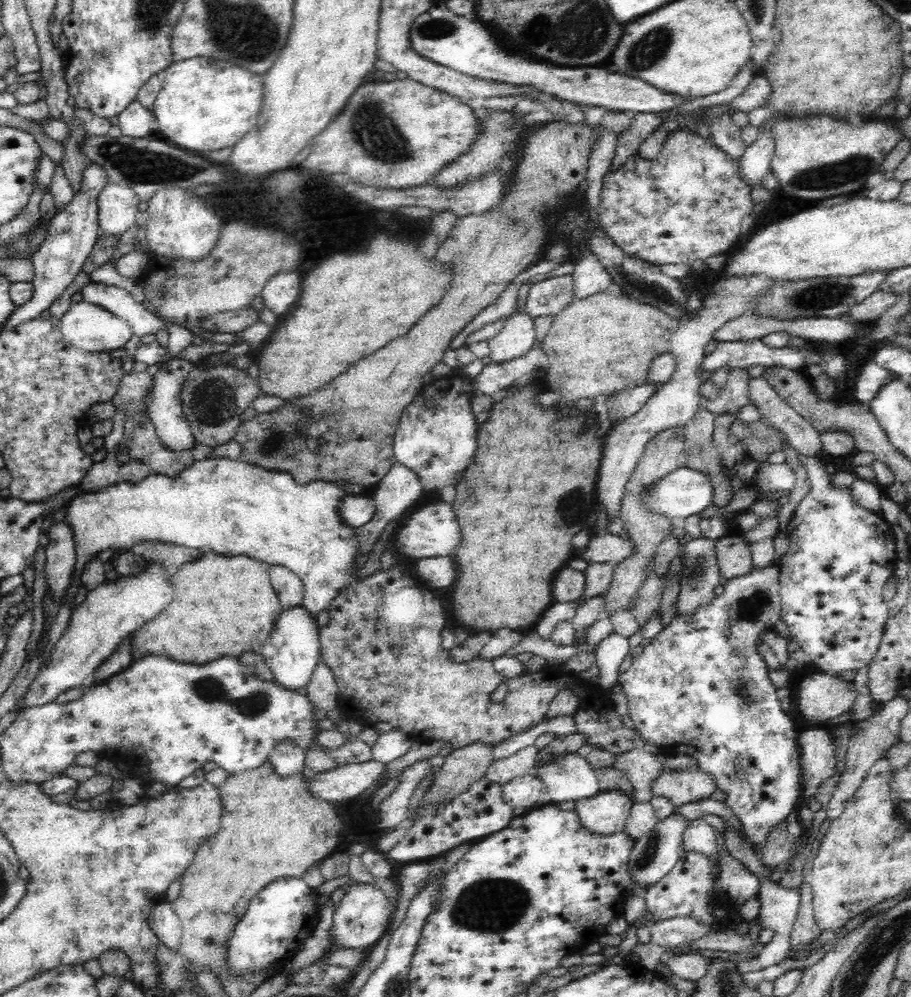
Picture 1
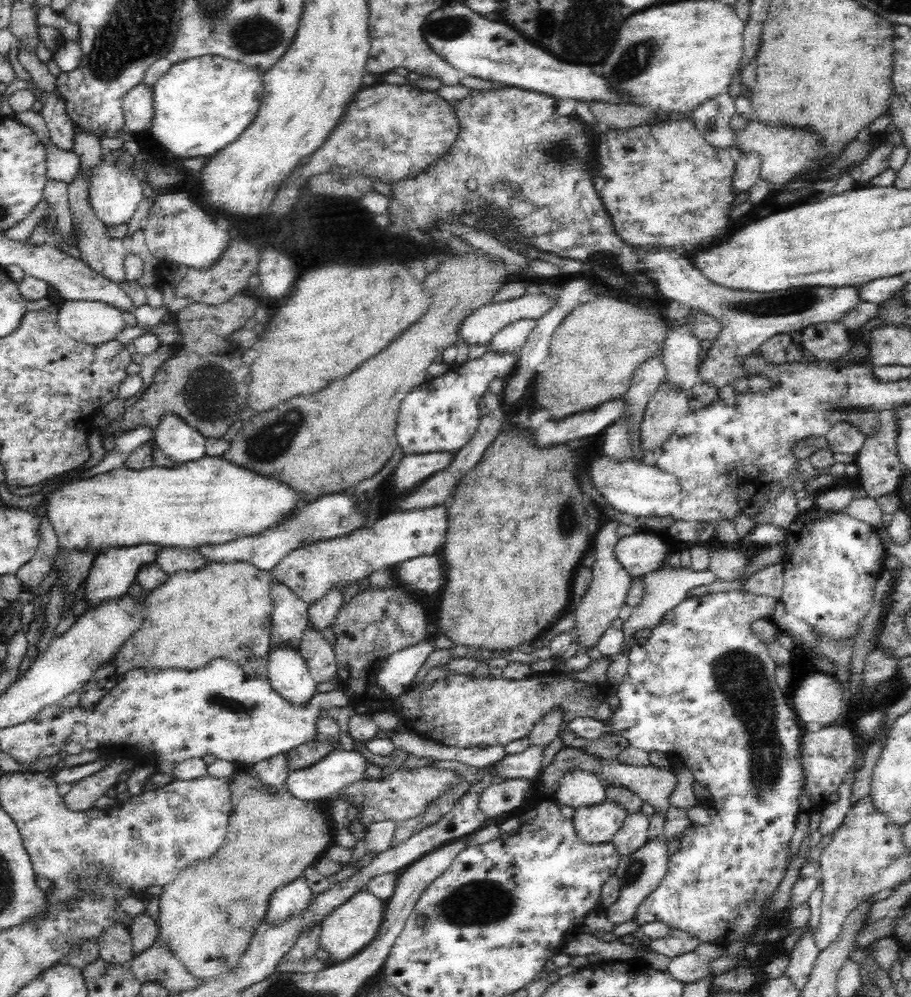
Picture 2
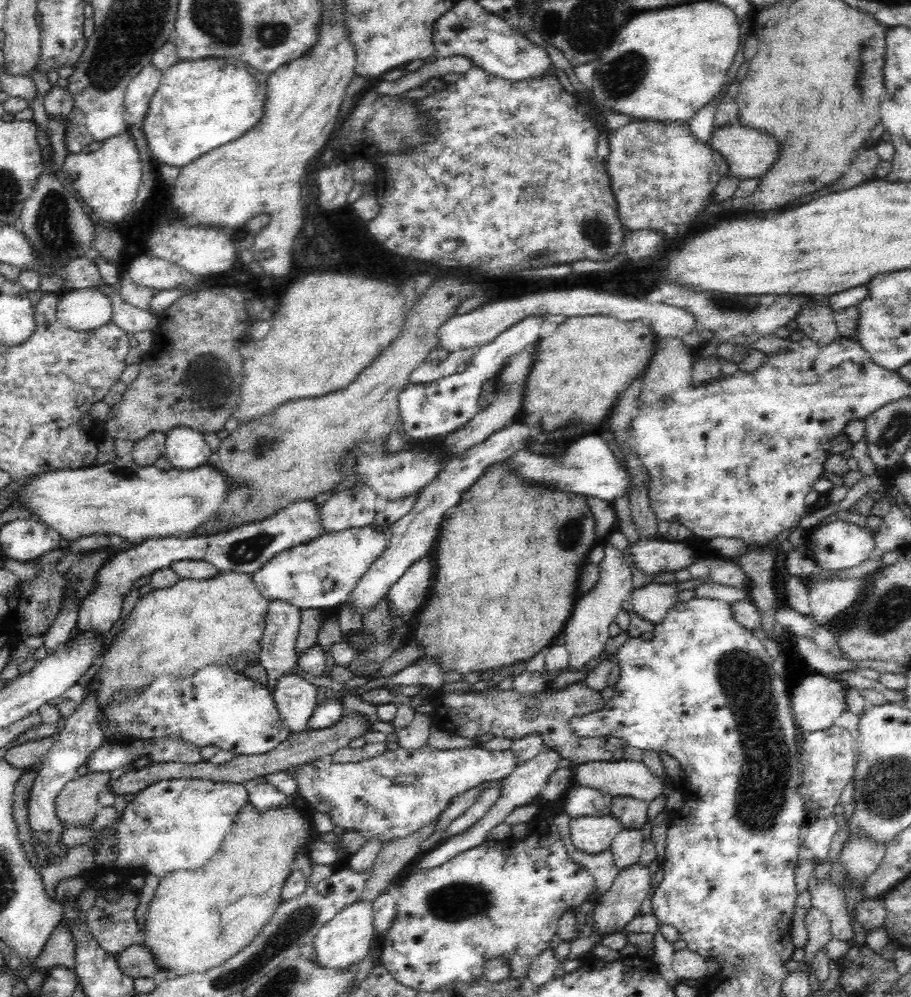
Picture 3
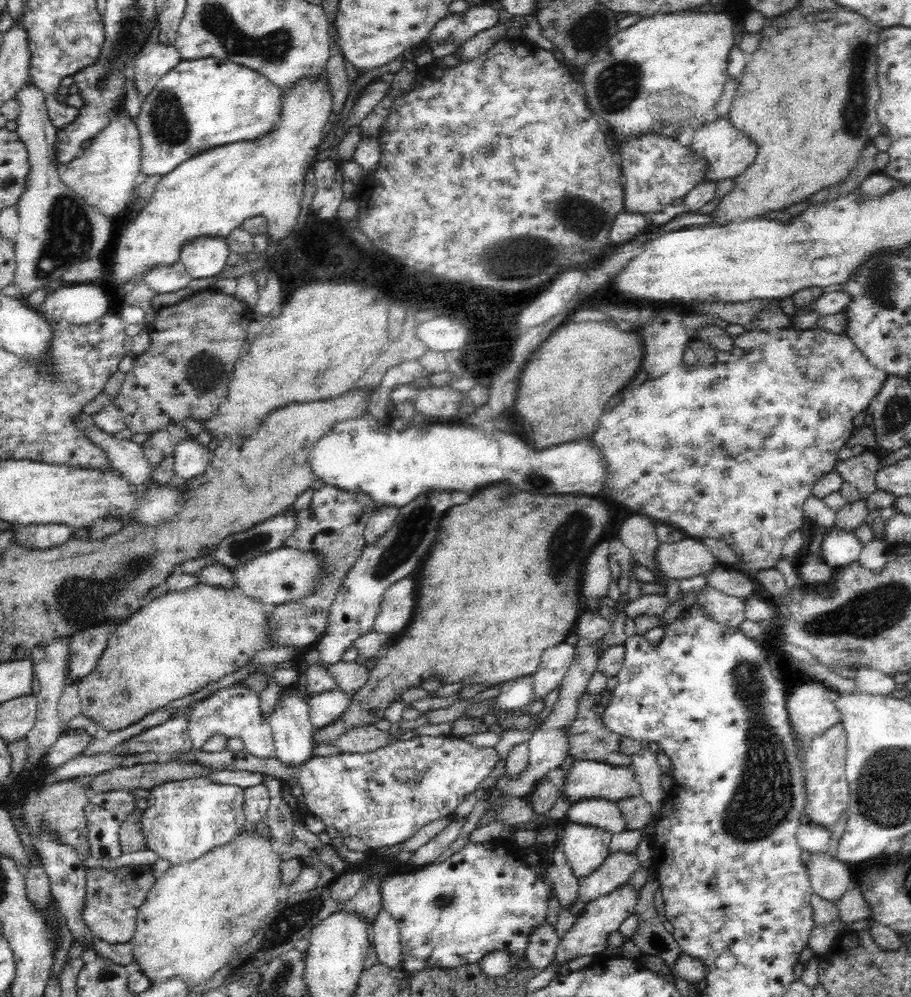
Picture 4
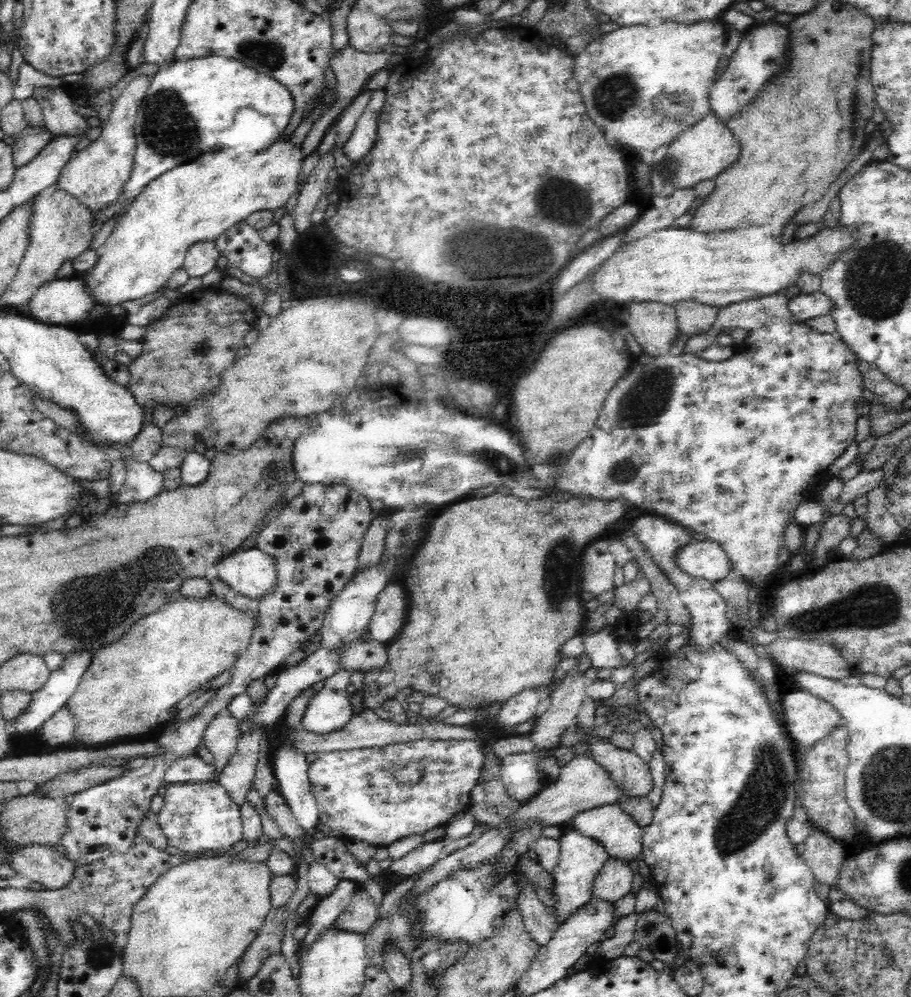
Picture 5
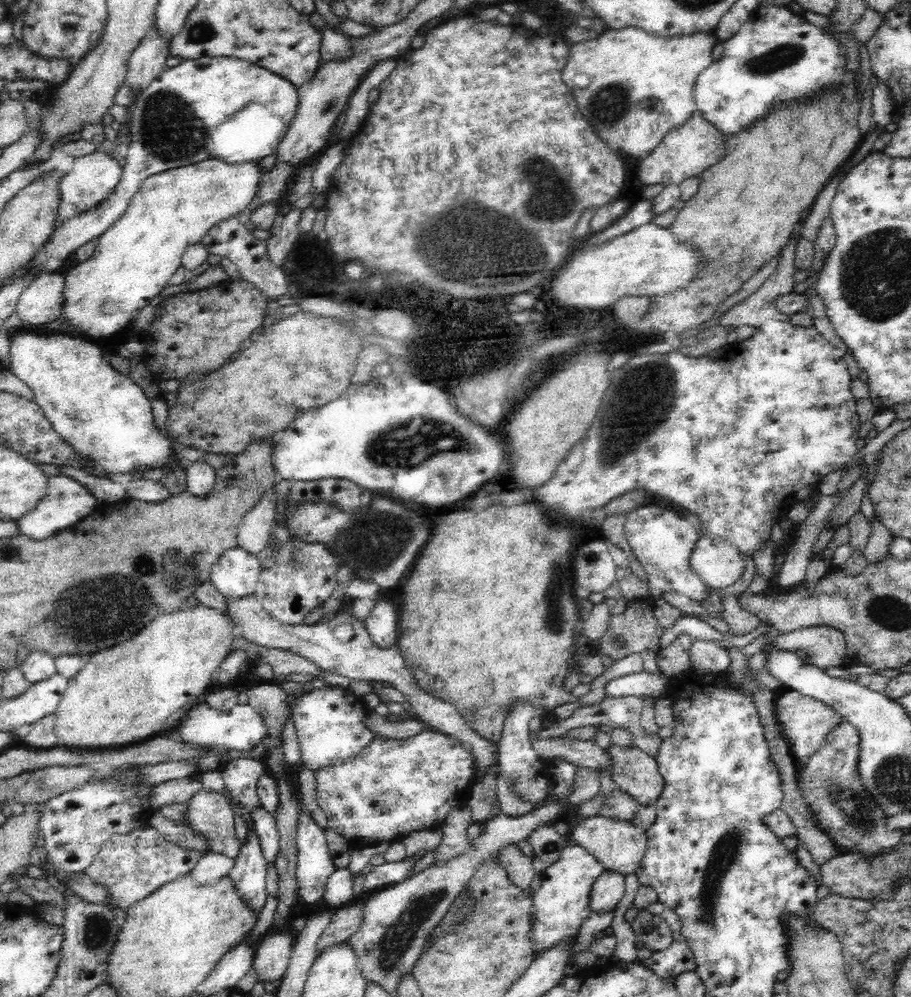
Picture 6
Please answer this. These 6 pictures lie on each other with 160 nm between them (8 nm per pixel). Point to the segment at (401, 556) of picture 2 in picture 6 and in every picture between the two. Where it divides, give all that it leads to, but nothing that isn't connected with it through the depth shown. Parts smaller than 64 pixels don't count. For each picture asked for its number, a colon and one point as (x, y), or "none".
3: (319, 574)
4: (287, 574)
5: (251, 572)
6: (236, 574)

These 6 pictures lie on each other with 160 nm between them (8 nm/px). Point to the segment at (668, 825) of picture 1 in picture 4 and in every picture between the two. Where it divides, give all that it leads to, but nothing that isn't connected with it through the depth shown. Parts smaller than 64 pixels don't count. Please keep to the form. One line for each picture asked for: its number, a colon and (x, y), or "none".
2: (640, 873)
3: (623, 901)
4: (589, 934)

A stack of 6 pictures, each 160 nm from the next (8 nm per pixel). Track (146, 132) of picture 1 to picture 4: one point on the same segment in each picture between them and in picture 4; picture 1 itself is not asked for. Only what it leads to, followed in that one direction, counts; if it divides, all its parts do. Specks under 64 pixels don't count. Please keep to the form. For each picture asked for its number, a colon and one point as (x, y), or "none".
2: (137, 103)
3: (138, 93)
4: (151, 65)

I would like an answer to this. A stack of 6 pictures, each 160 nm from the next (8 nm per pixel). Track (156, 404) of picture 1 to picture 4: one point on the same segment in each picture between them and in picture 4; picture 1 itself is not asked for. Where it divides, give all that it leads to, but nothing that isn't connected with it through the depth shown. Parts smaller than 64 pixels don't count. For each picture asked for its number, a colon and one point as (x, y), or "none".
2: (180, 442)
3: (186, 449)
4: (190, 458)

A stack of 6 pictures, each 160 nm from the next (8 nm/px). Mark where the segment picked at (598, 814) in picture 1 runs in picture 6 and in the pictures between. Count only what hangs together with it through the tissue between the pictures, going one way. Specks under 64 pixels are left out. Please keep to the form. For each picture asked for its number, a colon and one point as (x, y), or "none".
2: (599, 824)
3: (592, 834)
4: (586, 847)
5: (580, 858)
6: (562, 903)

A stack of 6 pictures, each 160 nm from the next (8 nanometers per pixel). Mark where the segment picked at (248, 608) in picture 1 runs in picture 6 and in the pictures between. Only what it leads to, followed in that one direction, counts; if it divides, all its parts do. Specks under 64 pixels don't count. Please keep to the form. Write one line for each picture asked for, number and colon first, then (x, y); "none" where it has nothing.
2: (223, 611)
3: (176, 631)
4: (177, 643)
5: (179, 649)
6: (150, 676)

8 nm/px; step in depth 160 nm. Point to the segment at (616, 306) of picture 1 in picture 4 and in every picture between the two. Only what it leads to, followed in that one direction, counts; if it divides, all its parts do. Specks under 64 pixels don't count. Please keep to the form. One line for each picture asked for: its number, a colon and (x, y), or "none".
2: (593, 354)
3: (577, 388)
4: (563, 390)

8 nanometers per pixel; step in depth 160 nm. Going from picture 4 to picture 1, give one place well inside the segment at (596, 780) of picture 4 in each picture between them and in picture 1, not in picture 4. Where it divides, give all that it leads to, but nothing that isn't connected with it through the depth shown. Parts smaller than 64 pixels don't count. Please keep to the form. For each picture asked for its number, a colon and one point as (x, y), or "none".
1: (685, 786)
2: (654, 785)
3: (626, 778)

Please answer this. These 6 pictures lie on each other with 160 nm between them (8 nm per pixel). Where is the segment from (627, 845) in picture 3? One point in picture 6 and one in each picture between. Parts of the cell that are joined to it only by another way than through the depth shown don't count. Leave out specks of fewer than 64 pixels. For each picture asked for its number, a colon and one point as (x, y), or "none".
4: (617, 868)
5: (614, 880)
6: (608, 890)

